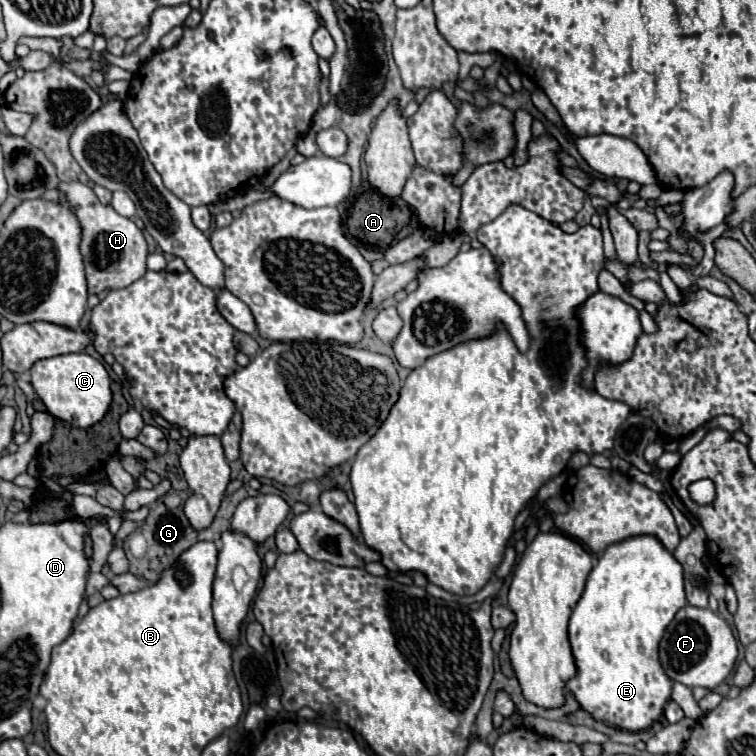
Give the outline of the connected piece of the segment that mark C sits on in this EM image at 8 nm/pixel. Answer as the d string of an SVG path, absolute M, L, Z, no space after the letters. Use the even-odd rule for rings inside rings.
M85 352L37 360L31 368L31 384L39 400L55 418L77 428L97 424L111 404L111 378L99 360Z

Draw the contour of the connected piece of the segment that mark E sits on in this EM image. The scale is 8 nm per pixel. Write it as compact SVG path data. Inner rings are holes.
M631 536L621 542L611 544L603 556L593 566L583 596L573 608L569 620L569 640L573 648L573 656L577 662L579 674L567 682L567 688L579 700L581 708L593 714L597 720L605 720L611 726L621 730L645 730L655 720L661 718L663 706L671 696L669 678L659 664L659 640L675 618L675 614L687 604L683 590L683 566L677 558L661 544L655 536Z

